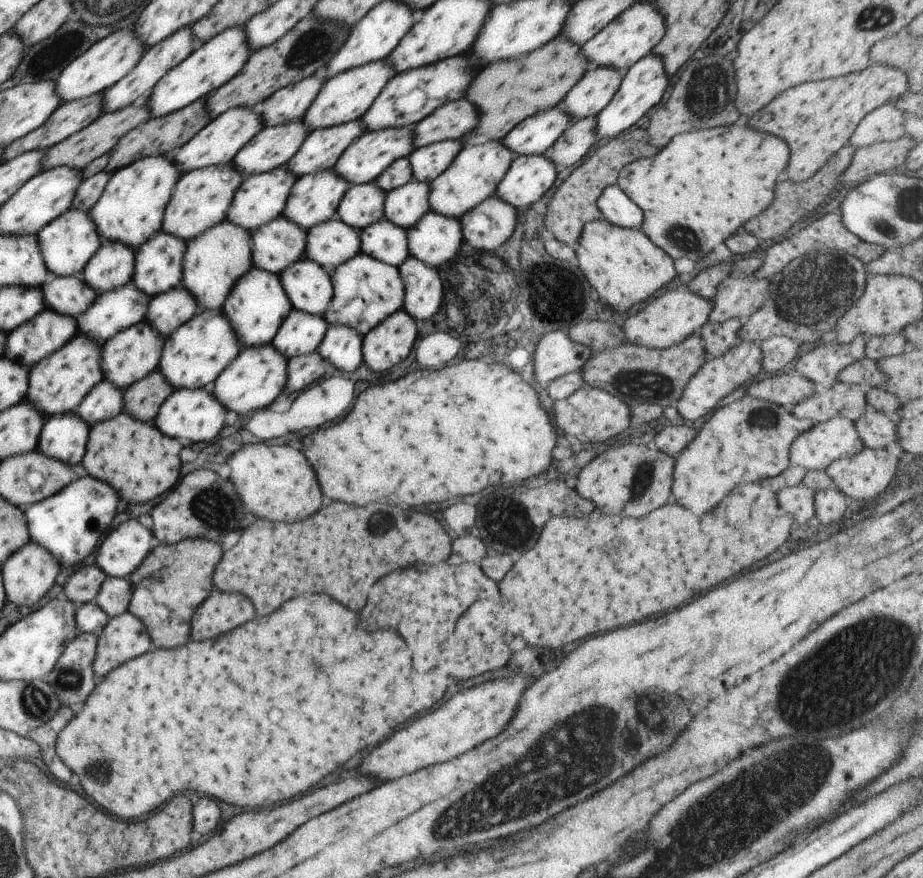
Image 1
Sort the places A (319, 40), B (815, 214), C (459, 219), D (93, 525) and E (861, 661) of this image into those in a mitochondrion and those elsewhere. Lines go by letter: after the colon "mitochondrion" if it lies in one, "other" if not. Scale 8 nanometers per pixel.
A: mitochondrion
B: other
C: other
D: other
E: mitochondrion

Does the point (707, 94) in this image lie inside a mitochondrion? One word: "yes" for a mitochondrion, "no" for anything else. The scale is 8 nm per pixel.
yes

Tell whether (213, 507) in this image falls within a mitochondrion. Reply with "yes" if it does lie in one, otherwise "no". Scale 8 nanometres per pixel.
yes

